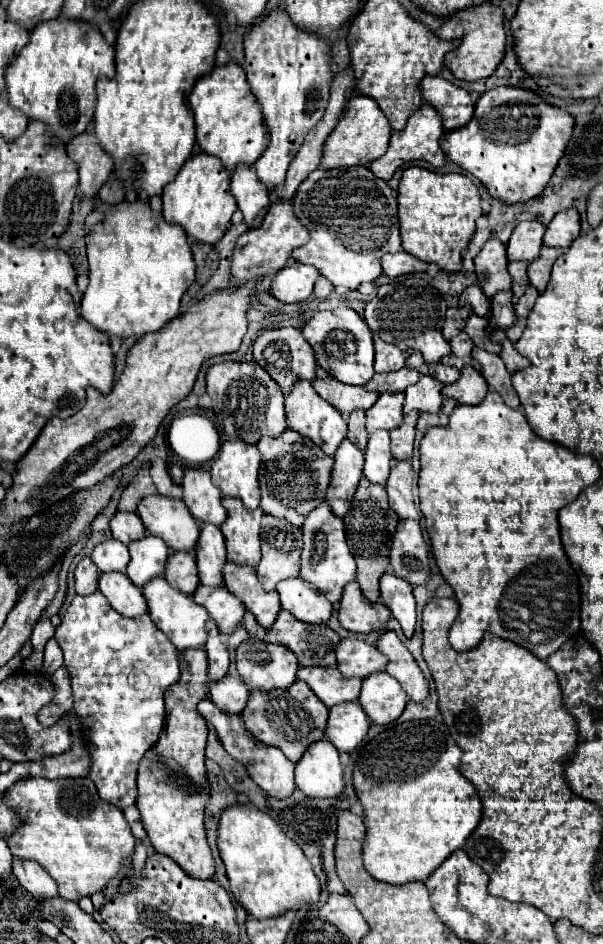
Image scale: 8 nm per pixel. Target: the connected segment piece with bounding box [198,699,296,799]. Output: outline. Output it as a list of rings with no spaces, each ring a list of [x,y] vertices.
[[[202,699],[198,703],[198,711],[200,711],[200,715],[206,721],[210,721],[216,727],[218,737],[220,737],[224,749],[236,761],[240,761],[246,767],[248,775],[252,777],[252,781],[256,785],[260,785],[270,797],[276,797],[276,799],[288,799],[292,795],[292,791],[296,789],[296,785],[294,785],[294,763],[288,761],[288,757],[278,747],[270,747],[270,745],[264,745],[264,743],[256,741],[244,729],[244,723],[242,723],[242,719],[238,715],[226,715],[226,713],[222,713],[210,699]]]

